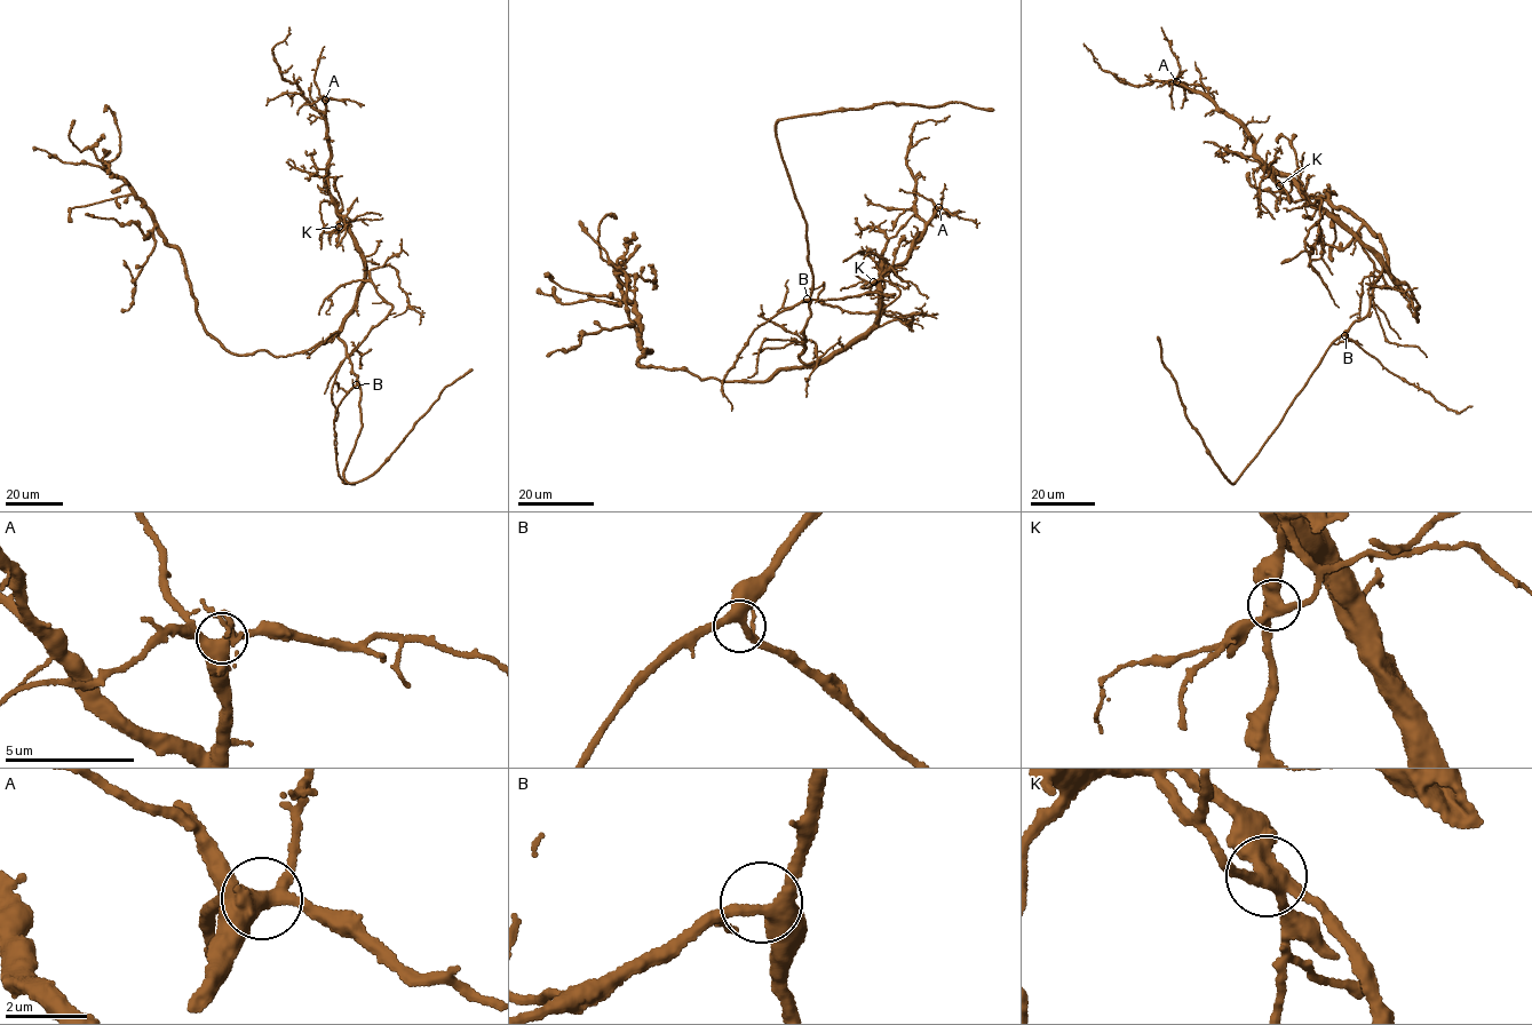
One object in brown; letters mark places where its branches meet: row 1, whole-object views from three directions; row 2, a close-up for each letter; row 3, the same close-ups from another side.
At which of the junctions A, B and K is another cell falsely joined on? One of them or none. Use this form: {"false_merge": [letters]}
{"false_merge": ["K"]}

